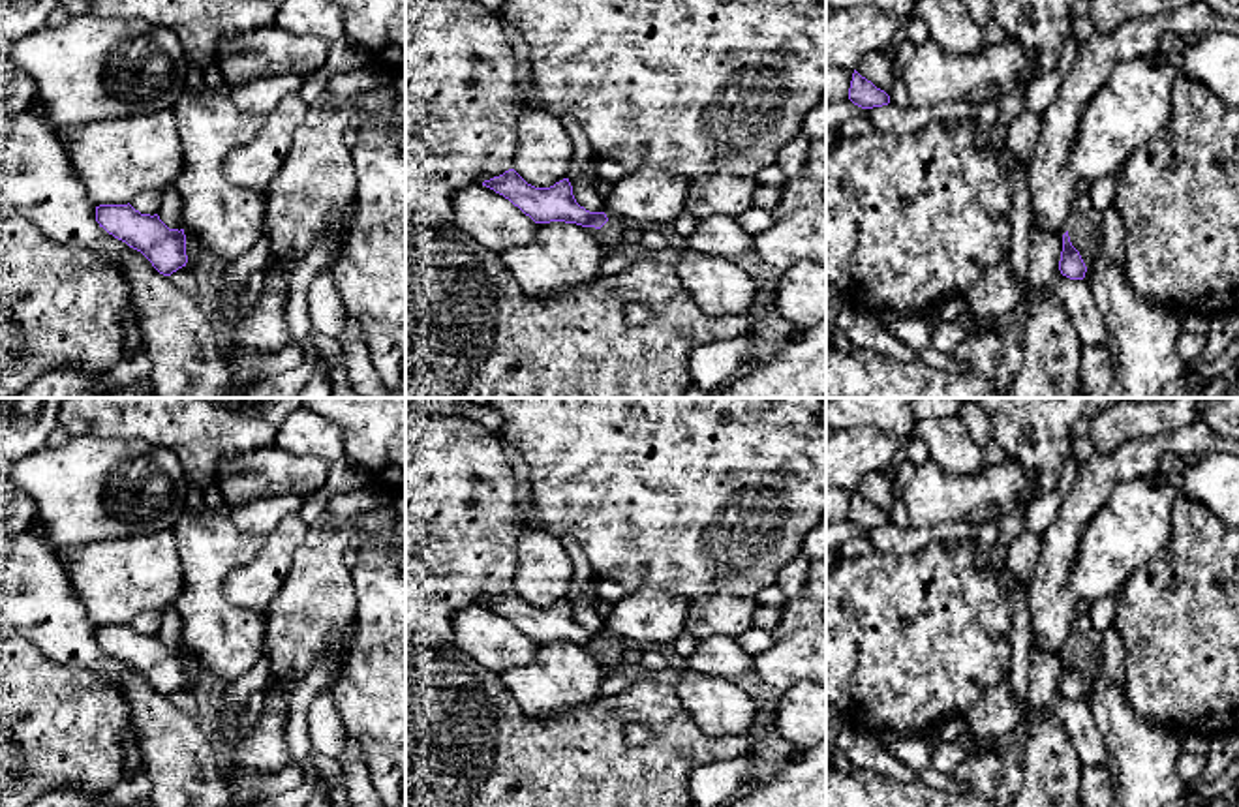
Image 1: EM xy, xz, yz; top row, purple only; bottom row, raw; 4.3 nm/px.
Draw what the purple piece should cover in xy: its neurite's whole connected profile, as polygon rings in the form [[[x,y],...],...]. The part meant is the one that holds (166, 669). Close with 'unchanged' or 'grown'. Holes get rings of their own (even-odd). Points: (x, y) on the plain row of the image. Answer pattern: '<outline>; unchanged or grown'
[[[130,623],[99,625],[96,642],[109,655],[141,672],[163,696],[171,696],[188,683],[184,649],[169,649],[158,634],[141,634]]]; unchanged

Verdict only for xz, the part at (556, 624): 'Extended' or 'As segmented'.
As segmented

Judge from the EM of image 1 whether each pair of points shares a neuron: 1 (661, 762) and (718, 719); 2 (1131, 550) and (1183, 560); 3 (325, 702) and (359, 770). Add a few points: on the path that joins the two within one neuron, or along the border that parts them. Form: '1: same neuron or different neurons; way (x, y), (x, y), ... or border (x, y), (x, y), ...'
1: different neurons; border (676, 695), (704, 732), (746, 734)
2: different neurons; border (1172, 513), (1168, 543), (1123, 584)
3: same neuron; way (325, 721), (327, 736), (340, 757)

